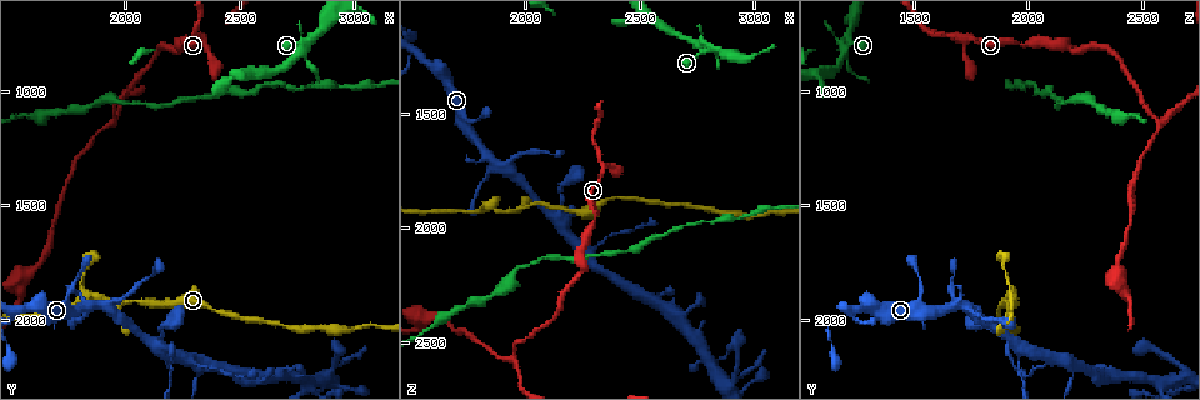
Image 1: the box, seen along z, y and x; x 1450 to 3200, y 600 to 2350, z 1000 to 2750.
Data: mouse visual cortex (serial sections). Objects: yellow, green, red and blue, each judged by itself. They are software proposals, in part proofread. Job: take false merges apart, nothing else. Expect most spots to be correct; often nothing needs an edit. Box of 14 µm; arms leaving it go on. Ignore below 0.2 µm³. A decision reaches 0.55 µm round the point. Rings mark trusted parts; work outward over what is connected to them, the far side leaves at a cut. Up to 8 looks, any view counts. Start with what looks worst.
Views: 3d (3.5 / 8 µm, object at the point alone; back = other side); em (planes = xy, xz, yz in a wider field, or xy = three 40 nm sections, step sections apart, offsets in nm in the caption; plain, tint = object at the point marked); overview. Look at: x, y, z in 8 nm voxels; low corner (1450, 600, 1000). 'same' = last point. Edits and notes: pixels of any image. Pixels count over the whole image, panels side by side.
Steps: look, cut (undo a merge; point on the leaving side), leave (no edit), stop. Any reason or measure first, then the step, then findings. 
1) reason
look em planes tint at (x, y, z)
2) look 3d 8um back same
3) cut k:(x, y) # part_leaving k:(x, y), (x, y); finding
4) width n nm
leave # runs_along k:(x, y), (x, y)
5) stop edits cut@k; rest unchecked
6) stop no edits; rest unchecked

sharp bend
look 3d 3.5um at (2190, 2200, 1950)

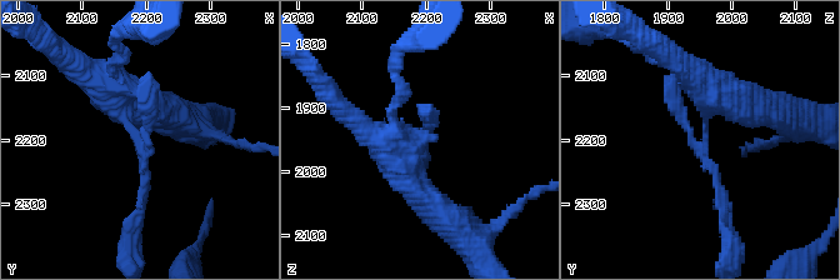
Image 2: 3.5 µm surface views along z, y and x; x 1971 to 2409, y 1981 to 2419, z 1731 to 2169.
look em xy step 5 tint at (2200, 2210, 1955)

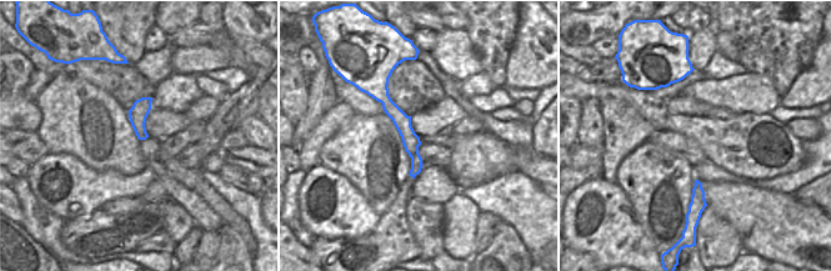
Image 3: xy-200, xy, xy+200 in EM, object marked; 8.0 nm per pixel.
look em xy step 2 tint same

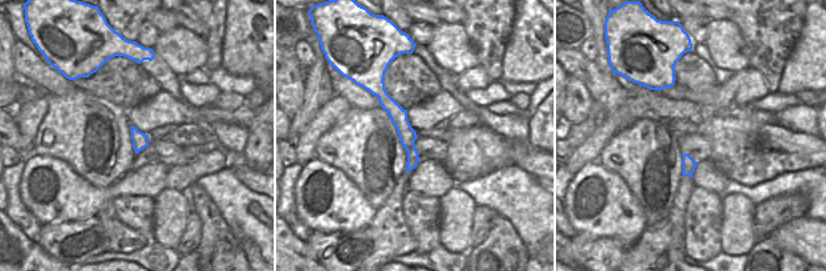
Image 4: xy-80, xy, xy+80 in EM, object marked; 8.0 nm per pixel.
leave # runs_along 2:(381, 141), (420, 148), (428, 113); continuous, no second cell

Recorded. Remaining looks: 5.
narrows sharply
look 3d 3.5um at (1740, 1970, 1940)

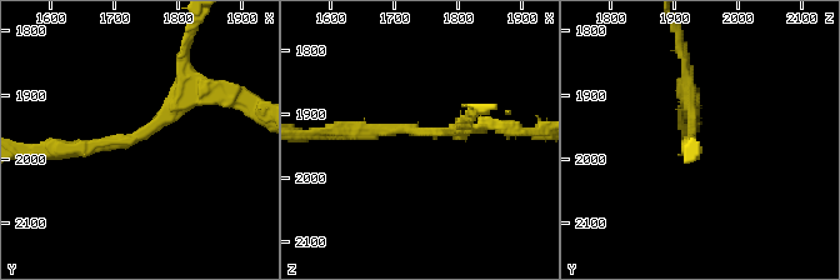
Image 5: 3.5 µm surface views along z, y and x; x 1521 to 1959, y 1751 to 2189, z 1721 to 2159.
arm_widths 200, 200 nm
look em xy step 2 tint at (1735, 1965, 1925)

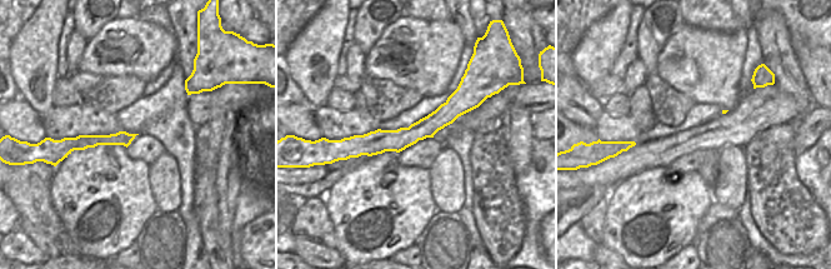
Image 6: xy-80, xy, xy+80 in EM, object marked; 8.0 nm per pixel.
leave # runs_along 5:(205, 94), (133, 140), (55, 151); continuous, no second cell

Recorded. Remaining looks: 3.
thick turns thin
look 3d 8um at (2270, 790, 2050)

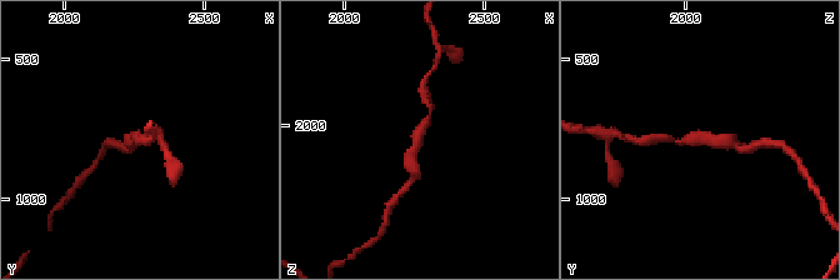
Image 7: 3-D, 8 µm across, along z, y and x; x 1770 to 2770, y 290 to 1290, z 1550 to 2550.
zoom in
look 3d 3.5um at (2270, 790, 2040)

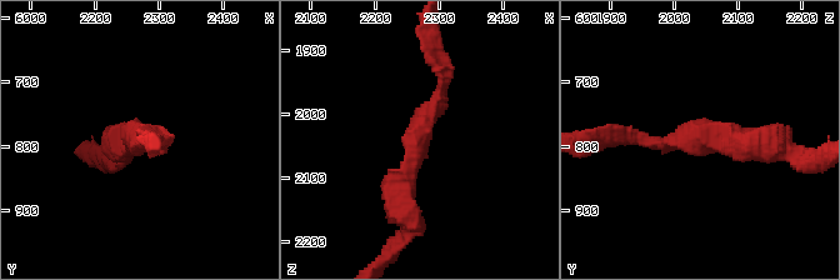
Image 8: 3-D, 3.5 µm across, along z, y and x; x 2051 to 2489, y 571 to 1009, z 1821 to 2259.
arm_widths 150, 350 nm
leave # runs_along 8:(441, 70), (400, 180), (408, 221); all the same cell

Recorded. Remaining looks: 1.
stop no edits; rest unchecked

